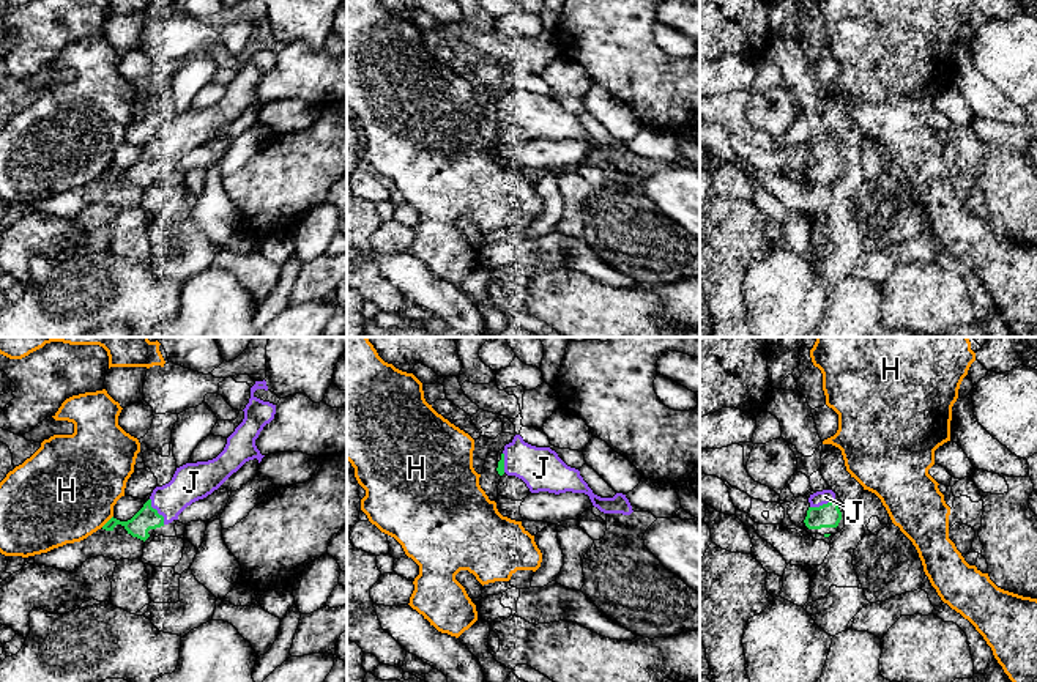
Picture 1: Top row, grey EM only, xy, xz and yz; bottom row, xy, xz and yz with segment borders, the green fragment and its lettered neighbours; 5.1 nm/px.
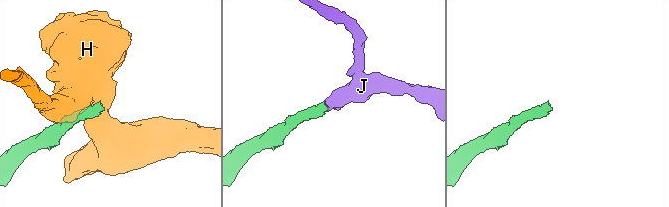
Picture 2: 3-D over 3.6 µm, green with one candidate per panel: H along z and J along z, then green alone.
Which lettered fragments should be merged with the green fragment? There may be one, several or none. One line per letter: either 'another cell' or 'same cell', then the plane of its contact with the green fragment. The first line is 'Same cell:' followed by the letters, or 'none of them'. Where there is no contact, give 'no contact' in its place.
Same cell: J
H: another cell | xy
J: same cell | xy

